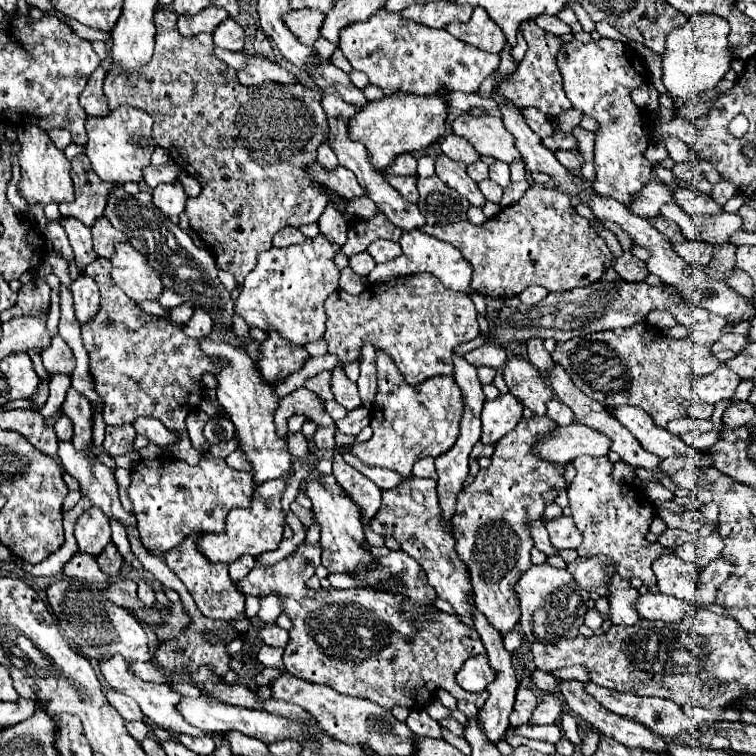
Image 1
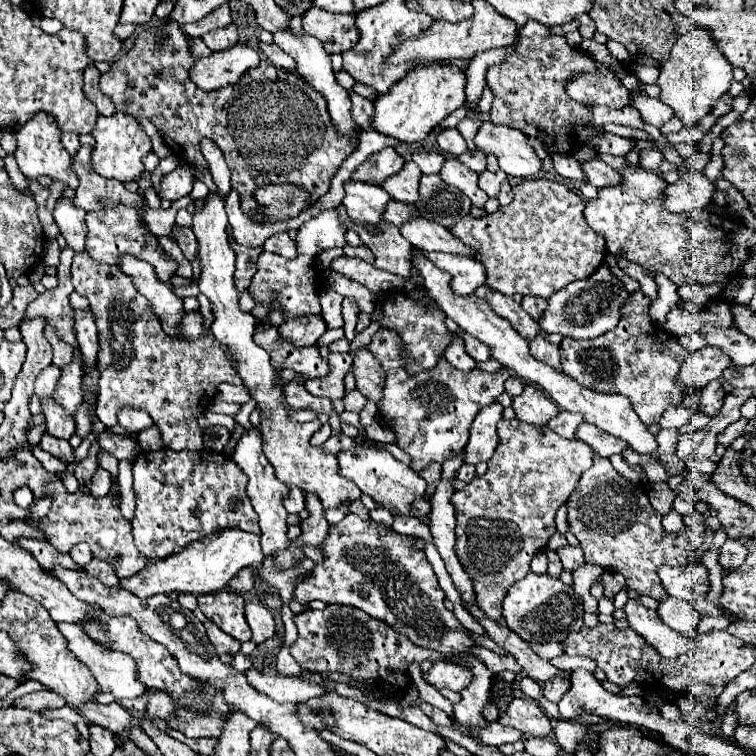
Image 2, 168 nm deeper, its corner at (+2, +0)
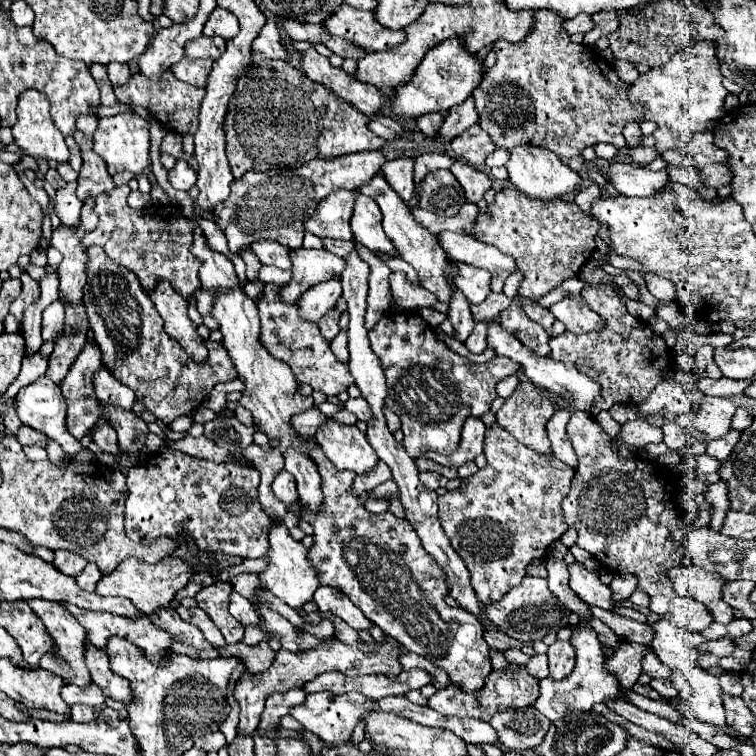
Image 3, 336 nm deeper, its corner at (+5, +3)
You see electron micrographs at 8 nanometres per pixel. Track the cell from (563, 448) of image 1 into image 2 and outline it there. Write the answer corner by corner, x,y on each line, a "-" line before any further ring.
583,422
579,426
579,430
577,430
575,436
579,440
587,442
599,456
605,456
605,458
609,458
613,454
621,454
623,450
631,448
627,442
609,436
609,434
605,434
605,430
601,430
601,428
593,426
593,424
587,424
587,422

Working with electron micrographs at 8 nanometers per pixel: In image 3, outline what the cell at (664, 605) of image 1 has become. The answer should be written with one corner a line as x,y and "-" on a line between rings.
674,597
668,615
670,621
684,631
702,631
714,621
702,603
686,597

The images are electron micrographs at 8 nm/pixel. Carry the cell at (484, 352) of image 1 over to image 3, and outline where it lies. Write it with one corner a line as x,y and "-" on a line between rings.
476,323
470,337
466,339
466,347
470,353
482,353
486,349
486,323

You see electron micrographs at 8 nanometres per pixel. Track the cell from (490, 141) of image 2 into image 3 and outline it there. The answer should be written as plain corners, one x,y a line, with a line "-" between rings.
512,147
508,149
510,151
510,161
506,163
506,169
508,169
508,177
512,181
512,185
534,197
534,199
556,199
556,197
562,197
564,193
570,193
570,191
576,191
578,185
580,185
580,177
578,173
574,173
570,167
566,167
552,151
548,151
546,147

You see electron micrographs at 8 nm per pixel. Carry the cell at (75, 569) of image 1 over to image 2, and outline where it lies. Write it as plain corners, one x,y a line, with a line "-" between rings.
19,538
17,542
15,542
19,548
23,548
25,552
29,552
41,566
55,566
55,564
59,564
59,552
53,548
53,546
49,546
49,542
45,542
45,540
35,540
35,538

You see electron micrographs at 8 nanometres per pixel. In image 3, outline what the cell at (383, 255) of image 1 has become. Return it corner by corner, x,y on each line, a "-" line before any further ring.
322,239
322,241
324,241
324,249
332,251
338,257
346,257
350,255
350,251
354,251
352,241
334,241
334,239

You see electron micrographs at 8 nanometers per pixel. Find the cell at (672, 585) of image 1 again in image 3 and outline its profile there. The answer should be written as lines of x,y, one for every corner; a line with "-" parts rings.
686,565
672,567
670,571
666,571
666,575
678,595
700,601
710,611
714,621
730,623
734,619
734,609
726,601
722,601
722,585
726,583
726,579
722,579
720,575

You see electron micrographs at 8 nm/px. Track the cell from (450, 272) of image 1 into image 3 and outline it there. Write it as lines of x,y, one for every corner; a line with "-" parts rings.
454,261
454,283
470,303
482,303
490,293
490,271

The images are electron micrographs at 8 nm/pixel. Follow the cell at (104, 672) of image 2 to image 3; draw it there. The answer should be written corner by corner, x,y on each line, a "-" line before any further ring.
30,599
28,601
30,607
34,609
34,613
38,617
42,617
48,633
52,635
56,647
58,647
58,653
60,657
64,659
62,661
54,661
52,655
44,655
42,661
40,661
40,667
42,669
48,669
48,671
54,671
56,675
60,675
62,679
66,679
68,683
74,683
78,687
88,687
92,683
92,675
90,675
90,669
86,669
86,647
90,645
90,641
86,641
86,629
64,609
60,607
58,603
54,601
42,601
42,599

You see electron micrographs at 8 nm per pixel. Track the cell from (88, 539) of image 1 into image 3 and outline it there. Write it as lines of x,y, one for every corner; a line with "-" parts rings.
54,551
54,567
64,575
76,577
86,567
86,563
88,561
82,559
82,555
74,555
72,551

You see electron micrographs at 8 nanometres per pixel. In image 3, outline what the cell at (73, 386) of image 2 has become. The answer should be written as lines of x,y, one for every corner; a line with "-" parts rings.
66,305
66,323
64,323
64,337
58,339
54,345
54,351
48,361
46,377
52,379
56,385
62,383
66,377
66,371
70,371
74,359
84,347
86,341
86,331
88,331
88,317
86,309
80,307
68,307

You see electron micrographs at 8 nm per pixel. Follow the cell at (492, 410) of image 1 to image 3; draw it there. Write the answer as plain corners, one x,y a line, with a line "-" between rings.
466,419
464,427
462,427
462,439
460,439
460,447
454,455
434,455
434,453
426,453
424,457
434,459
440,465
448,465
448,467
460,467
468,461
474,461
476,455
484,453
484,433
486,433
486,425
482,423
482,419

